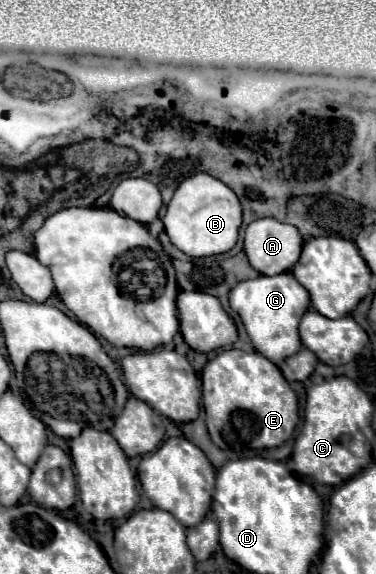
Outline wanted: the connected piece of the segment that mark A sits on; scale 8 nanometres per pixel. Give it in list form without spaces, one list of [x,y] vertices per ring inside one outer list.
[[[260,218],[260,220],[254,220],[246,228],[244,252],[246,252],[252,268],[256,268],[264,276],[290,272],[294,268],[294,264],[298,262],[298,258],[300,258],[300,252],[302,252],[302,236],[300,236],[298,228],[294,228],[292,224],[278,222],[274,218]]]

